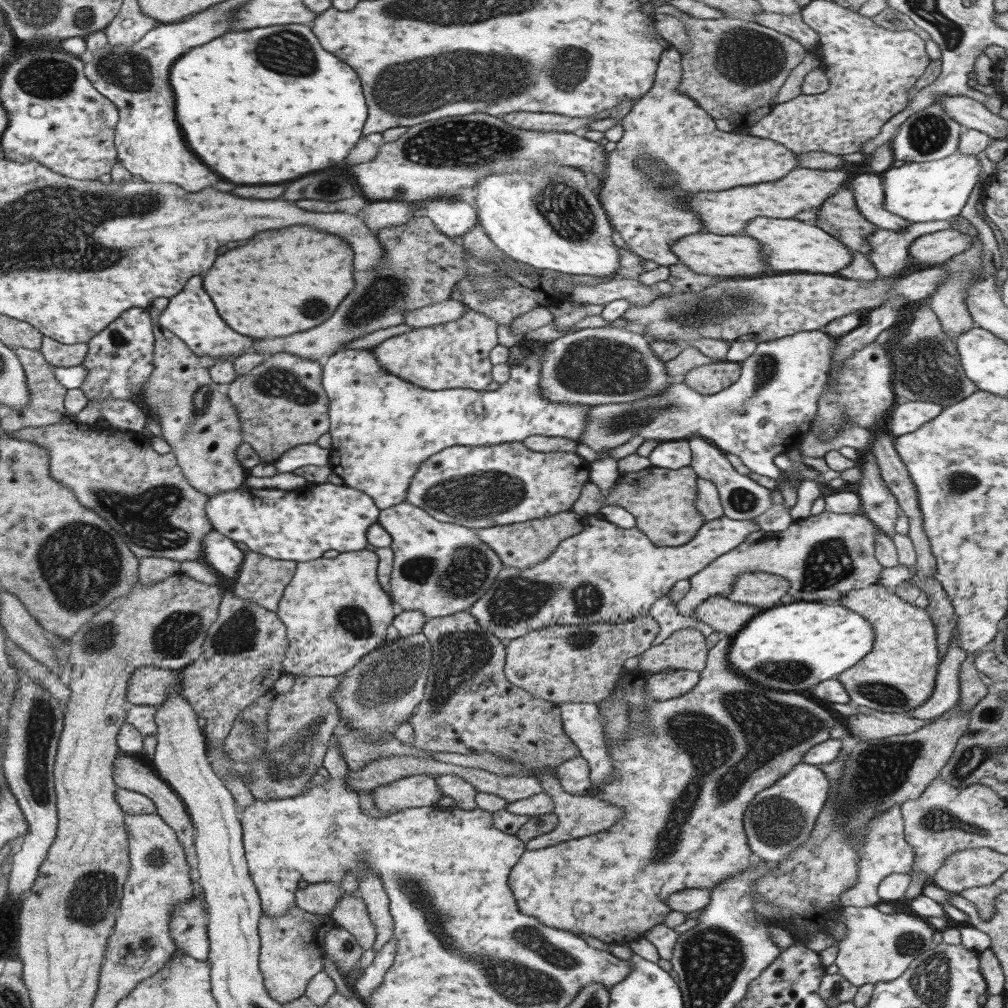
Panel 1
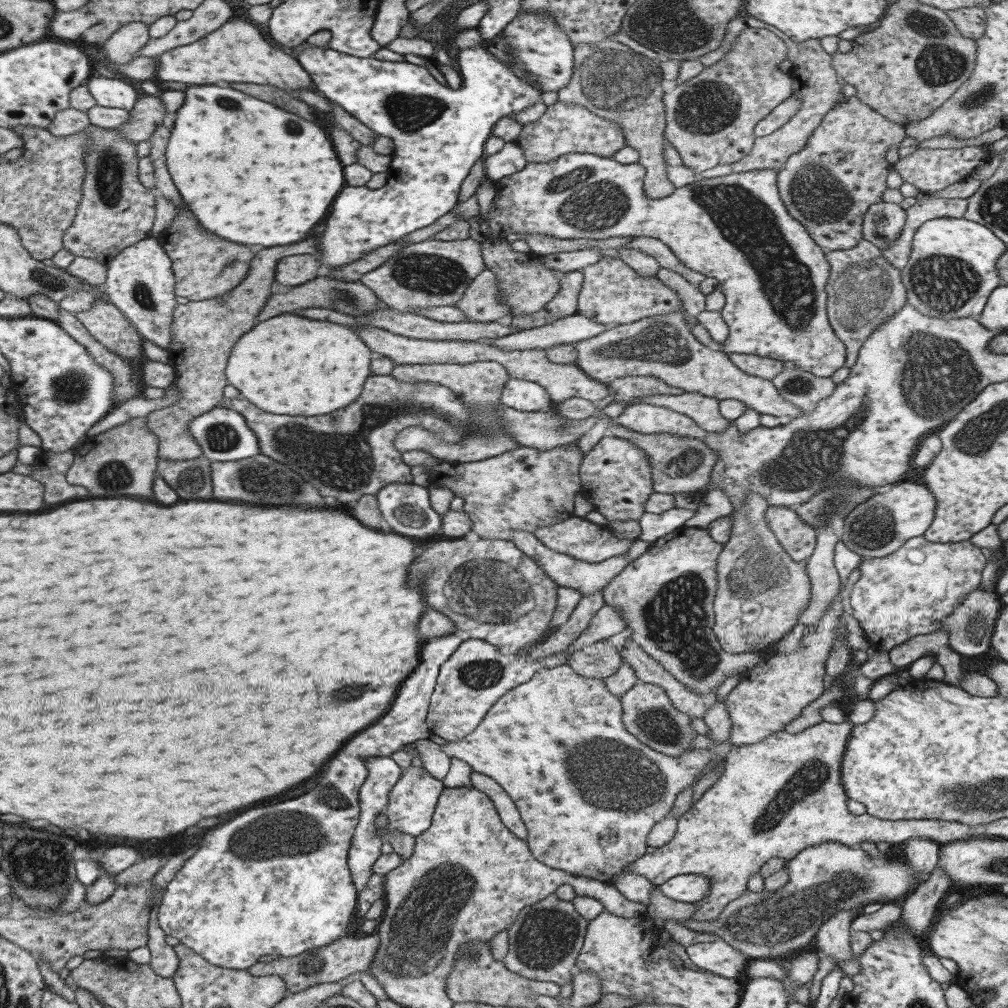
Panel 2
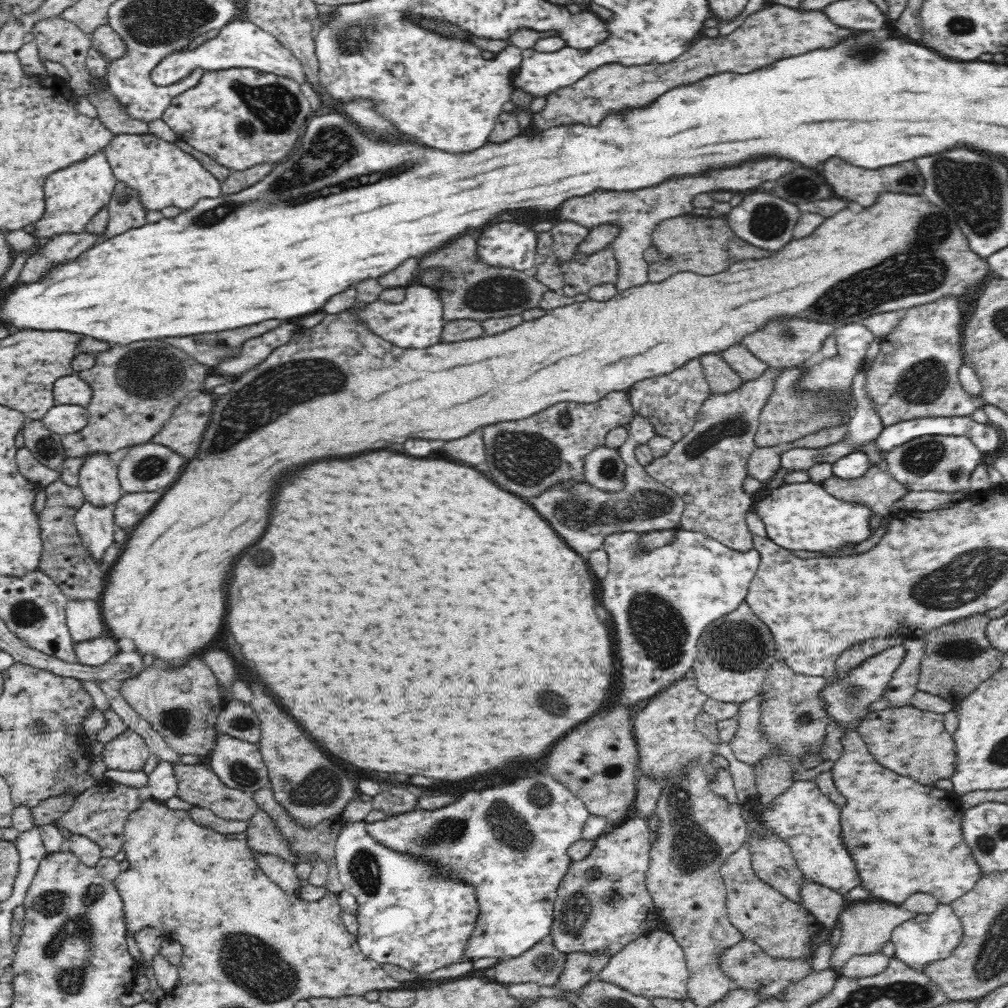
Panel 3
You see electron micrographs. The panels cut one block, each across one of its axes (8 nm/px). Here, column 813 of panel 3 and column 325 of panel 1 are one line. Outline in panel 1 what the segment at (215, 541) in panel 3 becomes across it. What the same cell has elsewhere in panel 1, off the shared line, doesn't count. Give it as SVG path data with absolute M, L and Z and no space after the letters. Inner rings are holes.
M285 228L281 232L259 232L243 246L217 256L203 274L203 288L209 294L219 318L237 334L249 338L277 338L293 332L309 330L331 316L335 306L351 290L351 258L349 244L337 236L315 232L309 228Z

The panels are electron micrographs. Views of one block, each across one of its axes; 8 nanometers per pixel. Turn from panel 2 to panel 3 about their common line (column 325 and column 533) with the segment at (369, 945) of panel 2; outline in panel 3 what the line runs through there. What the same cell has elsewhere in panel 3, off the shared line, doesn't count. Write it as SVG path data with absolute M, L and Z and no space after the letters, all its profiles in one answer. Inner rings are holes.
M546 935L521 955L499 960L494 980L505 984L524 982L540 986L554 986L564 968L565 954L556 950L551 937Z

